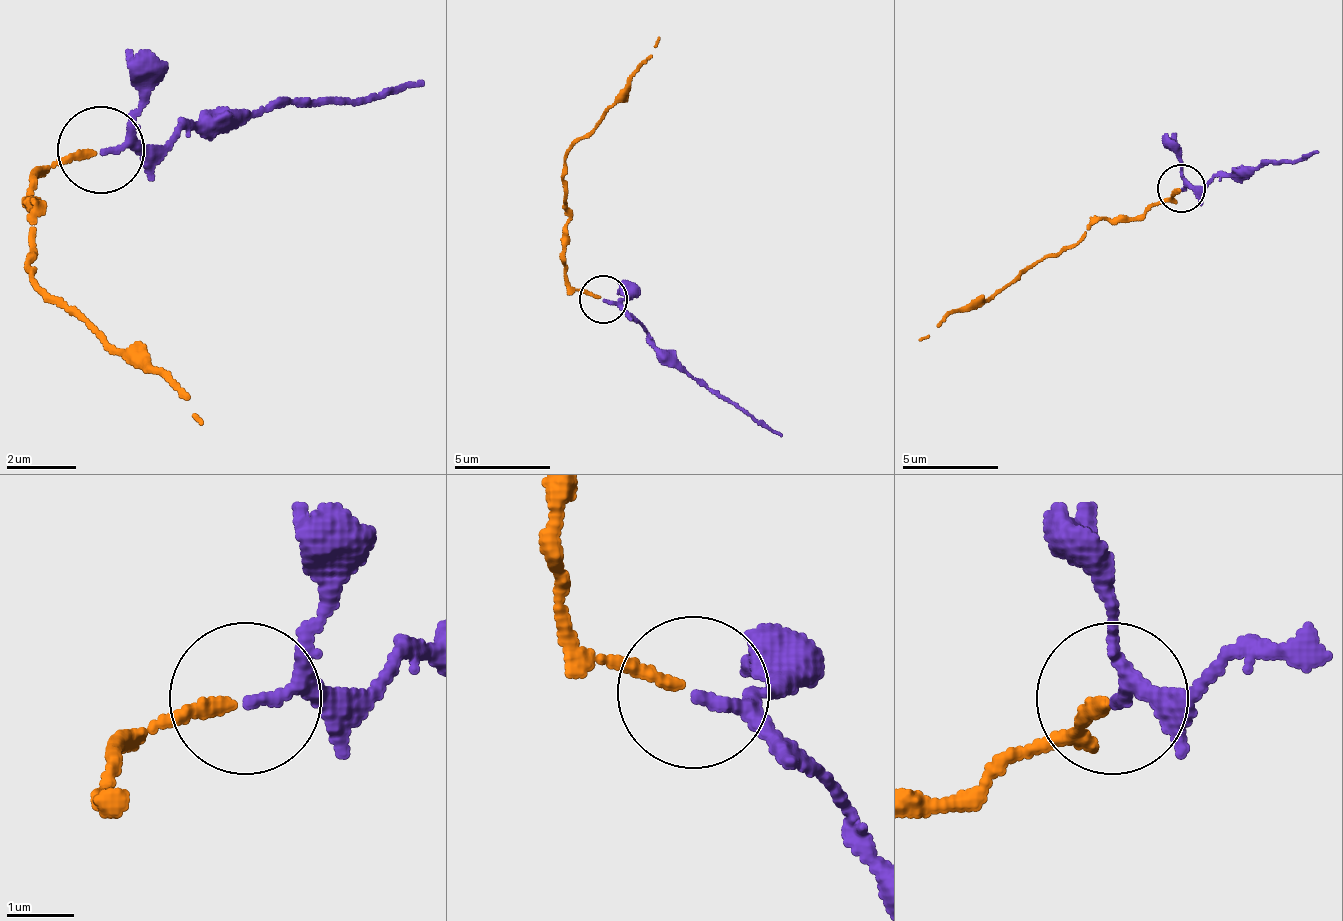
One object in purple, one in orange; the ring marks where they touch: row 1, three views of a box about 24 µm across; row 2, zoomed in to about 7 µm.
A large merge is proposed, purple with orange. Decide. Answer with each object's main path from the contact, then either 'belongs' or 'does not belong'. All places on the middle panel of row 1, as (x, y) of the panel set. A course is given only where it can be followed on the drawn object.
purple runs (602, 298), (640, 327), (698, 380), (780, 433); orange runs (602, 298), (568, 283), (563, 259), (568, 192), (563, 163), (660, 38); belongs

